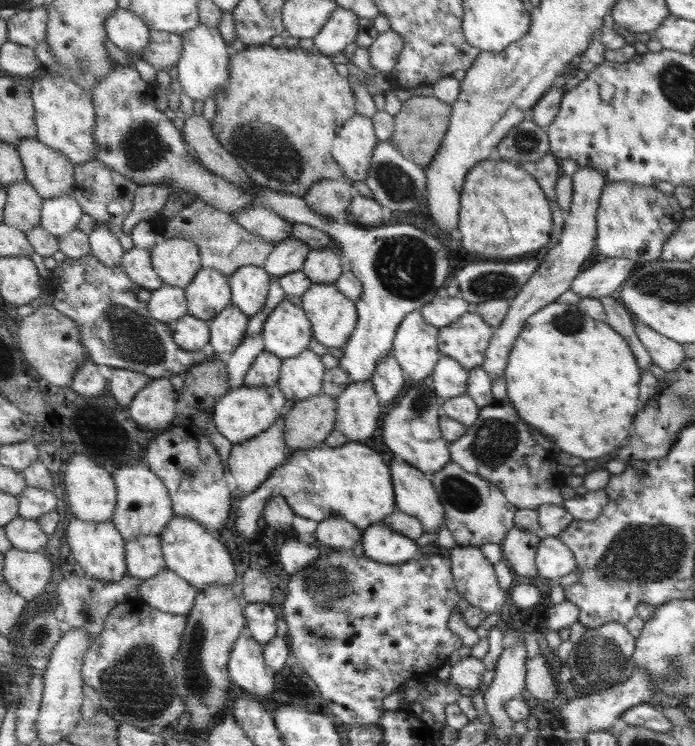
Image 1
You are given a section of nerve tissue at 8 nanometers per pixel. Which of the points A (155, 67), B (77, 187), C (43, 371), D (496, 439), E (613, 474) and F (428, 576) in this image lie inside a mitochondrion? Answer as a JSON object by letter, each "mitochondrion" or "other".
{"A":"other","B":"other","C":"other","D":"mitochondrion","E":"other","F":"other"}

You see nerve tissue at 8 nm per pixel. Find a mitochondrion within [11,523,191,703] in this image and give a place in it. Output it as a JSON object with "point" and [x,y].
{"point":[39,633]}

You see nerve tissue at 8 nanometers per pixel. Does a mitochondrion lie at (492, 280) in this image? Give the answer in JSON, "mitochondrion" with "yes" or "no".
{"mitochondrion":"yes"}

